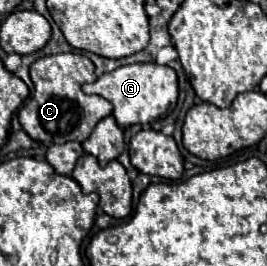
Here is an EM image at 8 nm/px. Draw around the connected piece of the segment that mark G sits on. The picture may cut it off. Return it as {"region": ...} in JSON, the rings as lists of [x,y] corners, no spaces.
{"region":[[[156,62],[146,64],[130,64],[120,66],[114,72],[102,74],[96,82],[84,84],[82,90],[86,94],[98,94],[106,98],[114,106],[114,118],[116,122],[126,128],[132,124],[148,124],[164,116],[178,100],[178,80],[176,72],[170,66],[160,66]]]}

